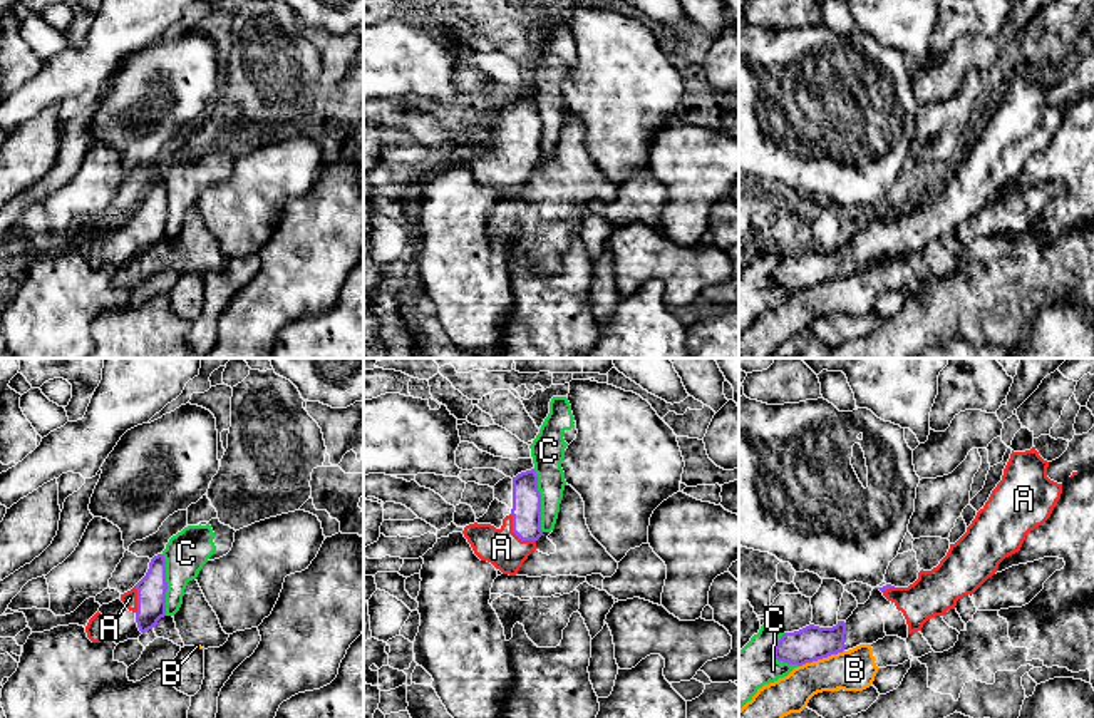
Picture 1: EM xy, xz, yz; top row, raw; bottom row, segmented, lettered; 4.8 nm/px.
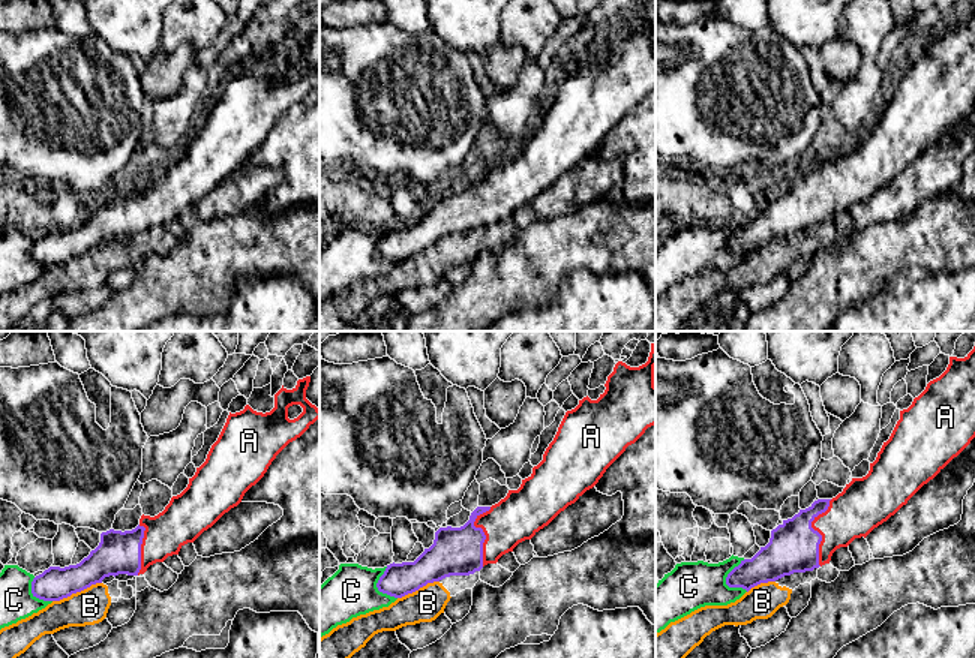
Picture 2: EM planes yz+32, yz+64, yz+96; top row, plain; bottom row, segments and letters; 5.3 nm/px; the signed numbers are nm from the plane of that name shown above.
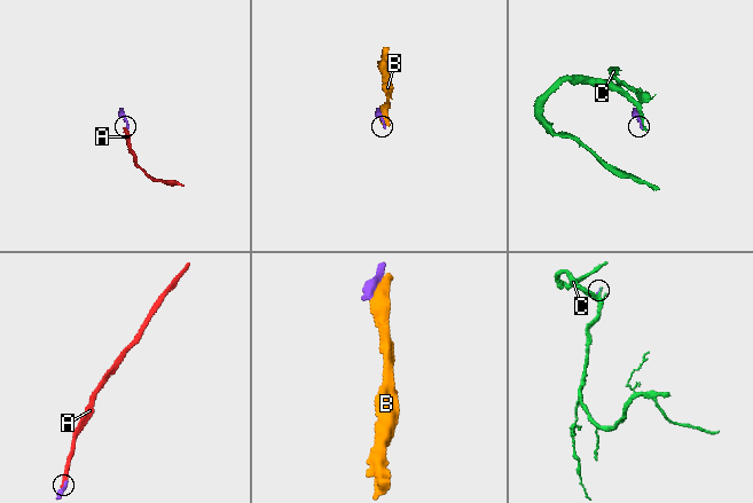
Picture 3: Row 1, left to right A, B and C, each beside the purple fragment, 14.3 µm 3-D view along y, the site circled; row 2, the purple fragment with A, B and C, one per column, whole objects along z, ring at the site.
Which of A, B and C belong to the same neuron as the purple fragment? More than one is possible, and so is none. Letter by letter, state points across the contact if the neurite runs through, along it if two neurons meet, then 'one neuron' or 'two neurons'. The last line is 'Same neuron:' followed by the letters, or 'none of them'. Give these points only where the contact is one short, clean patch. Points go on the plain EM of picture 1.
A: across xz (526, 128), (525, 148), (516, 159), (501, 173) | one neuron
B: two neurons
C: two neurons
Same neuron: A

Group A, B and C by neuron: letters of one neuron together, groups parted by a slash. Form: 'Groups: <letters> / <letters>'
Groups: A / B / C

